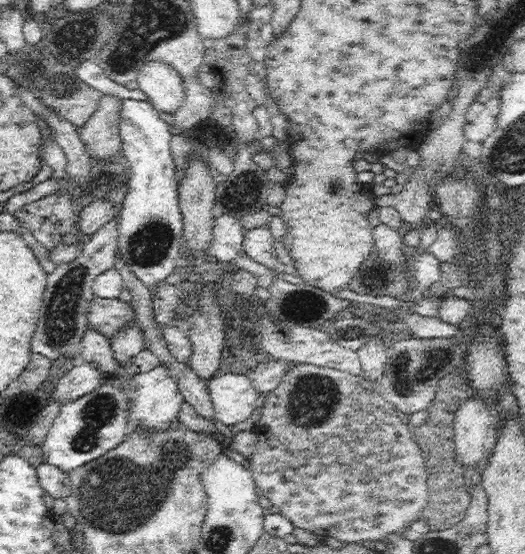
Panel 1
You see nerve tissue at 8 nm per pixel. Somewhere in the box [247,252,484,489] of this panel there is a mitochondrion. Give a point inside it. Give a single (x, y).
(308, 404)

